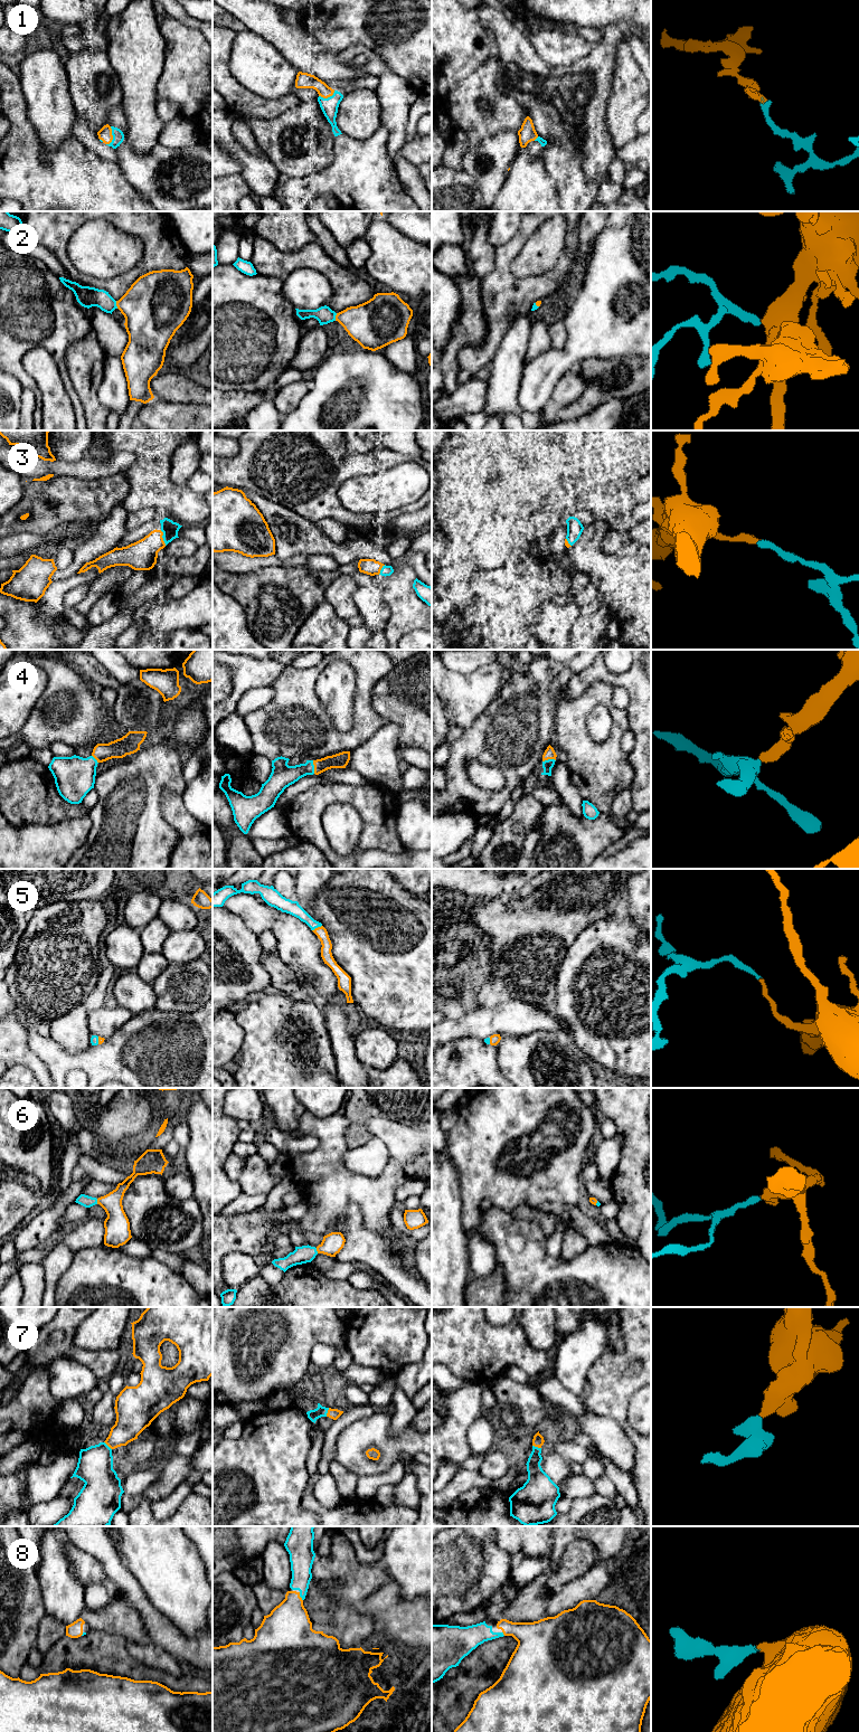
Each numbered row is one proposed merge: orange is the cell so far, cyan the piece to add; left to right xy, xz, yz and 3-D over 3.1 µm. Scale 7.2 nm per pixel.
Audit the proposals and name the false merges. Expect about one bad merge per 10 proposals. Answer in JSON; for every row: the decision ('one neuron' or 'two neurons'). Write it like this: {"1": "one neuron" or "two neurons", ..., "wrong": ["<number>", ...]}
{"1": "one neuron", "2": "one neuron", "3": "one neuron", "4": "one neuron", "5": "one neuron", "6": "one neuron", "7": "one neuron", "8": "one neuron", "wrong": []}

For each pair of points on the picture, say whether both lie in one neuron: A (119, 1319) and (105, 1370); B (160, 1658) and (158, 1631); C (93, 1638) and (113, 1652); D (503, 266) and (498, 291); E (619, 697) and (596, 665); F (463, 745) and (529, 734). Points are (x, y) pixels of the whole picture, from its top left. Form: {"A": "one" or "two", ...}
{"A": "two", "B": "two", "C": "one", "D": "one", "E": "two", "F": "one"}

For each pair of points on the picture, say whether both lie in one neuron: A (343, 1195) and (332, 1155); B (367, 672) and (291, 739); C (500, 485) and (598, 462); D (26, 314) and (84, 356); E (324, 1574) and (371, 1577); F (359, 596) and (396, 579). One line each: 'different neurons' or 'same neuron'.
A: same neuron
B: same neuron
C: different neurons
D: different neurons
E: same neuron
F: different neurons

